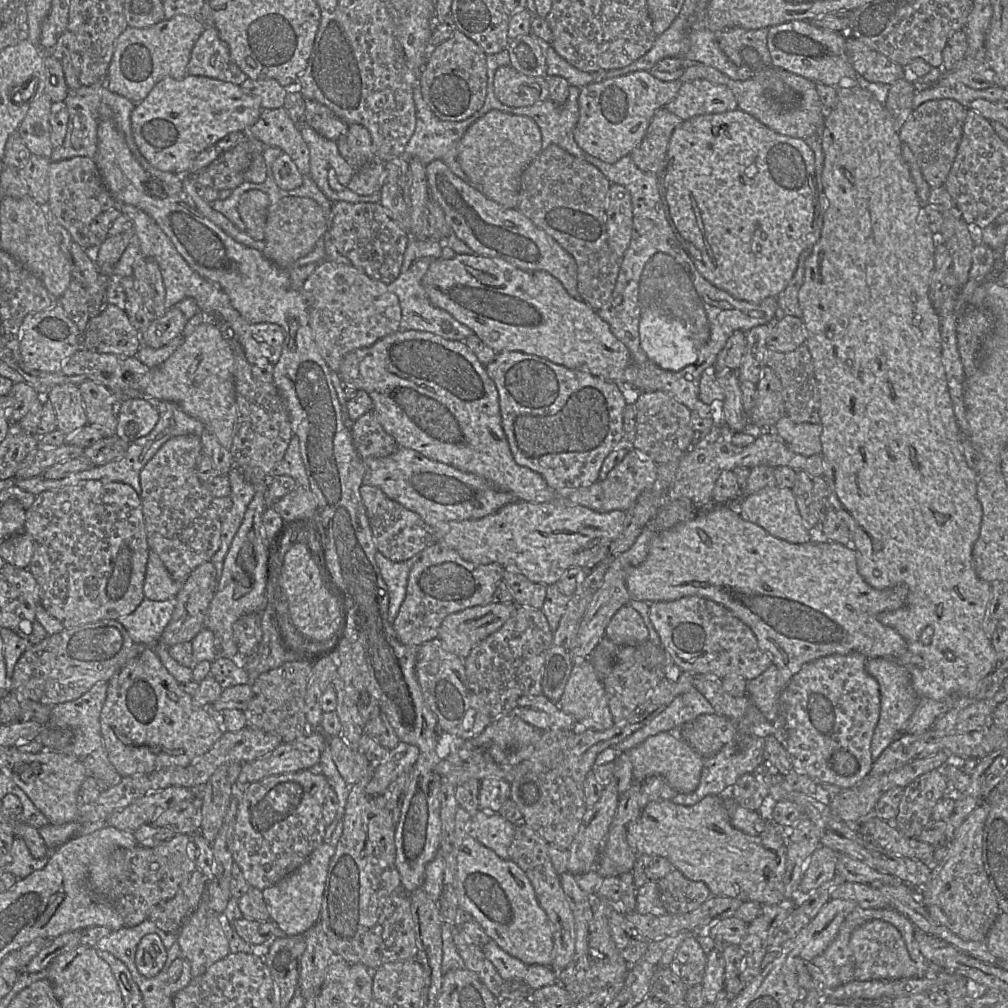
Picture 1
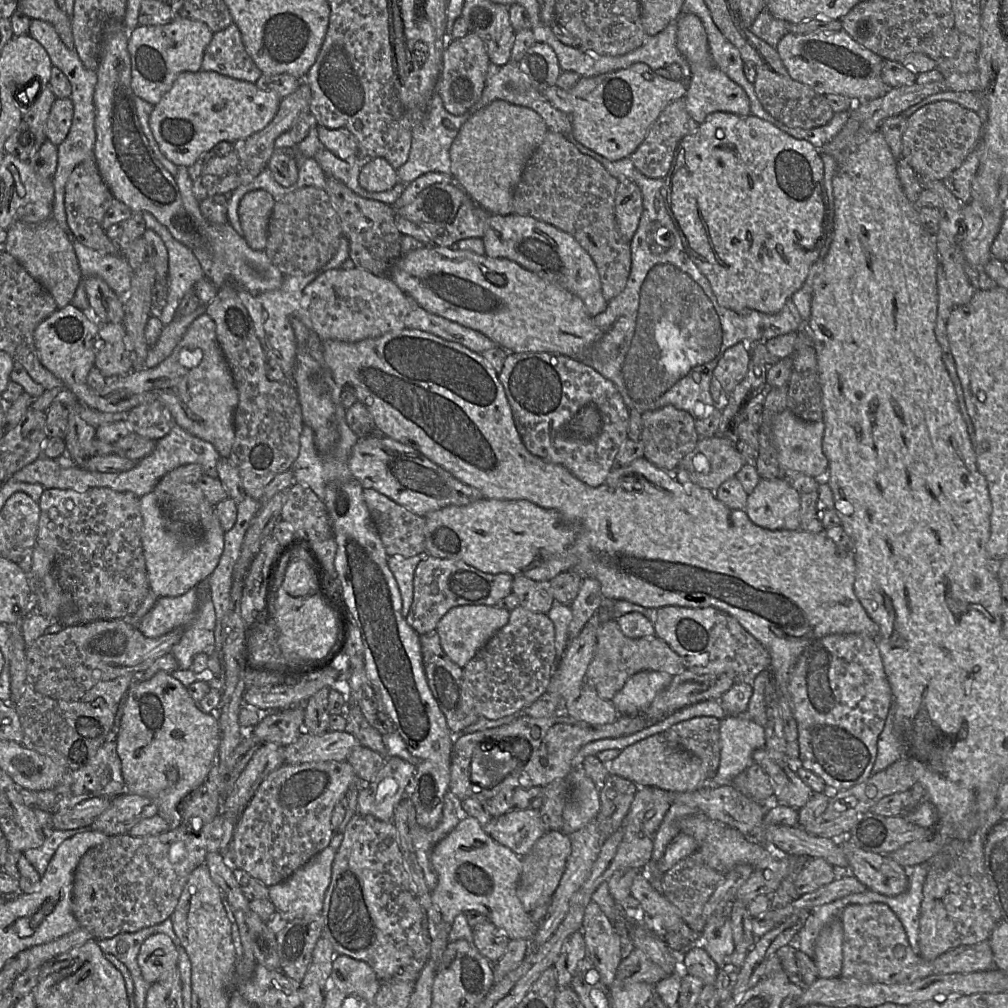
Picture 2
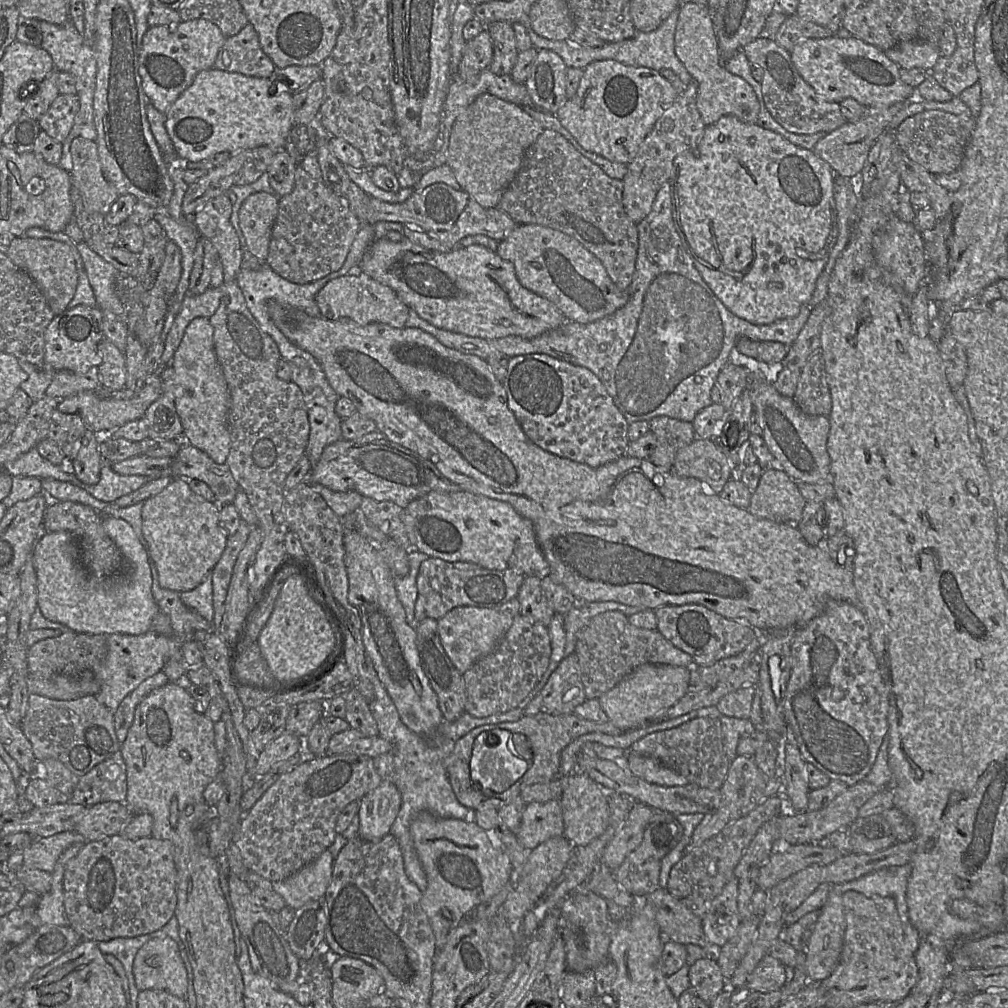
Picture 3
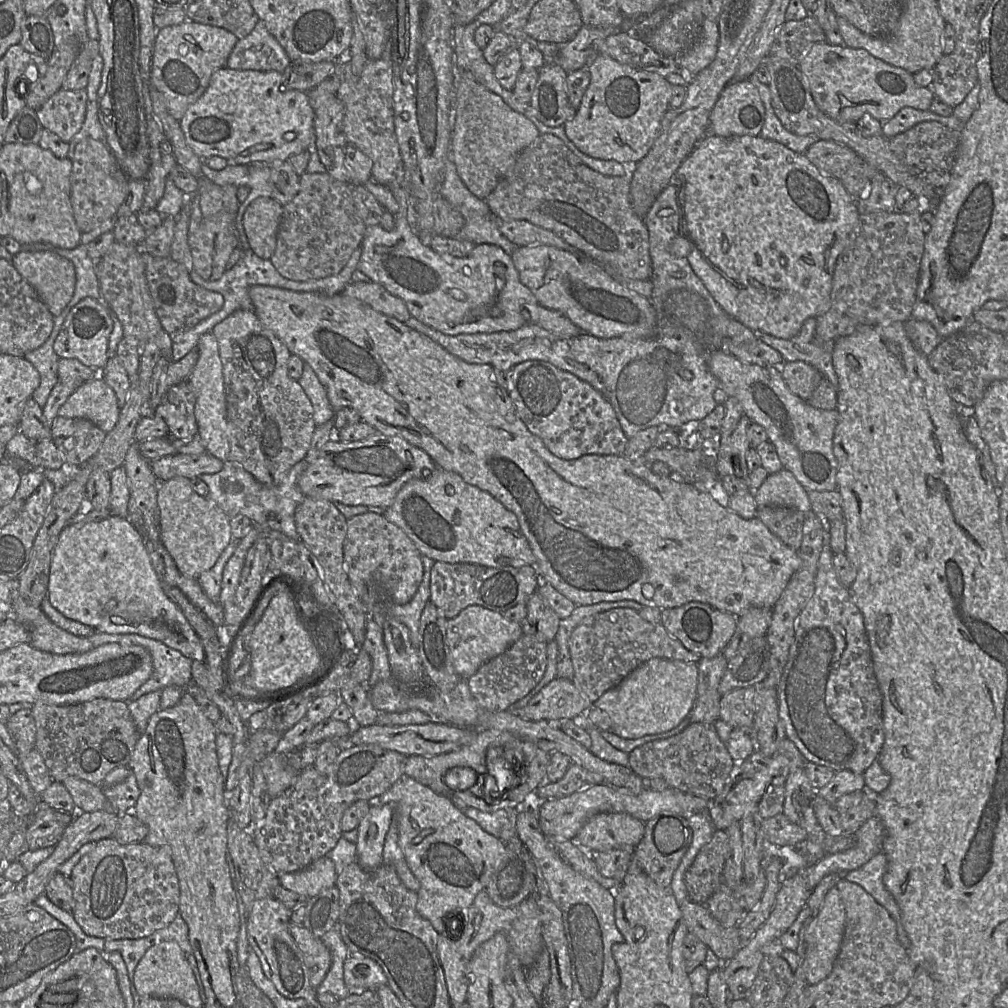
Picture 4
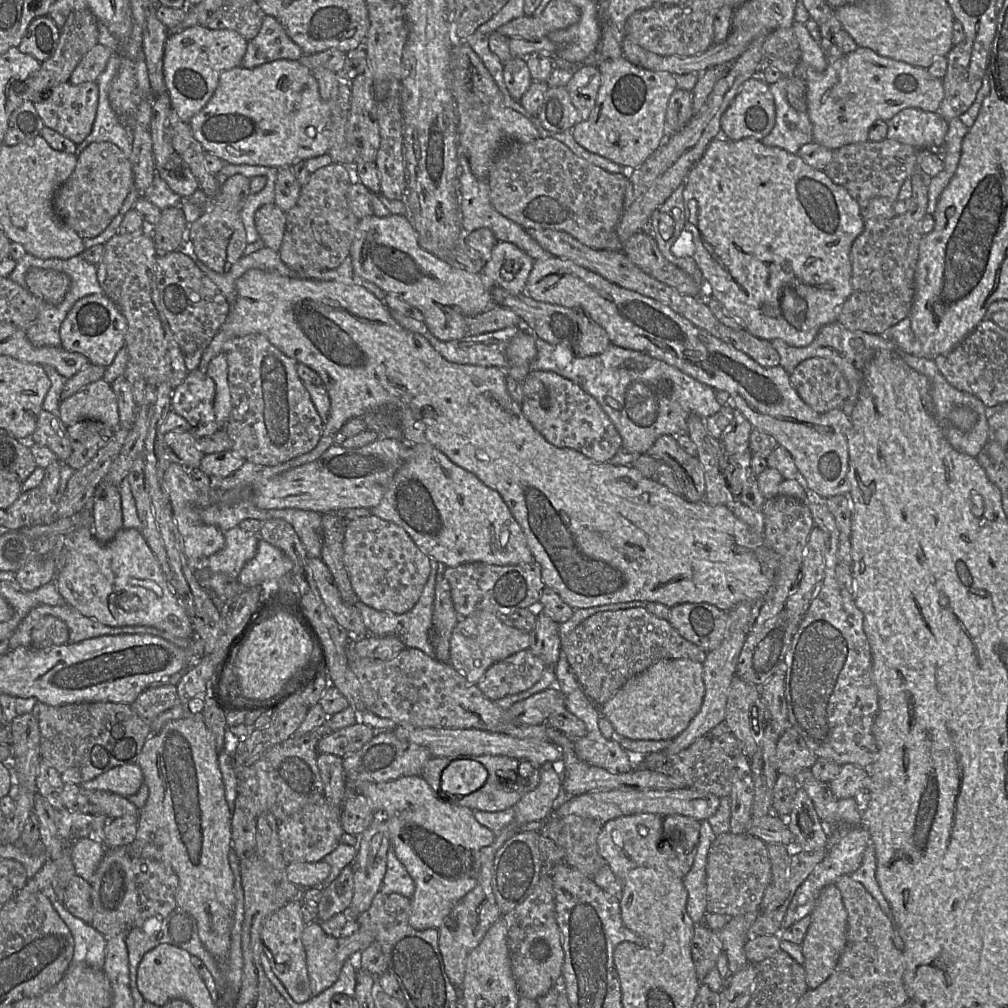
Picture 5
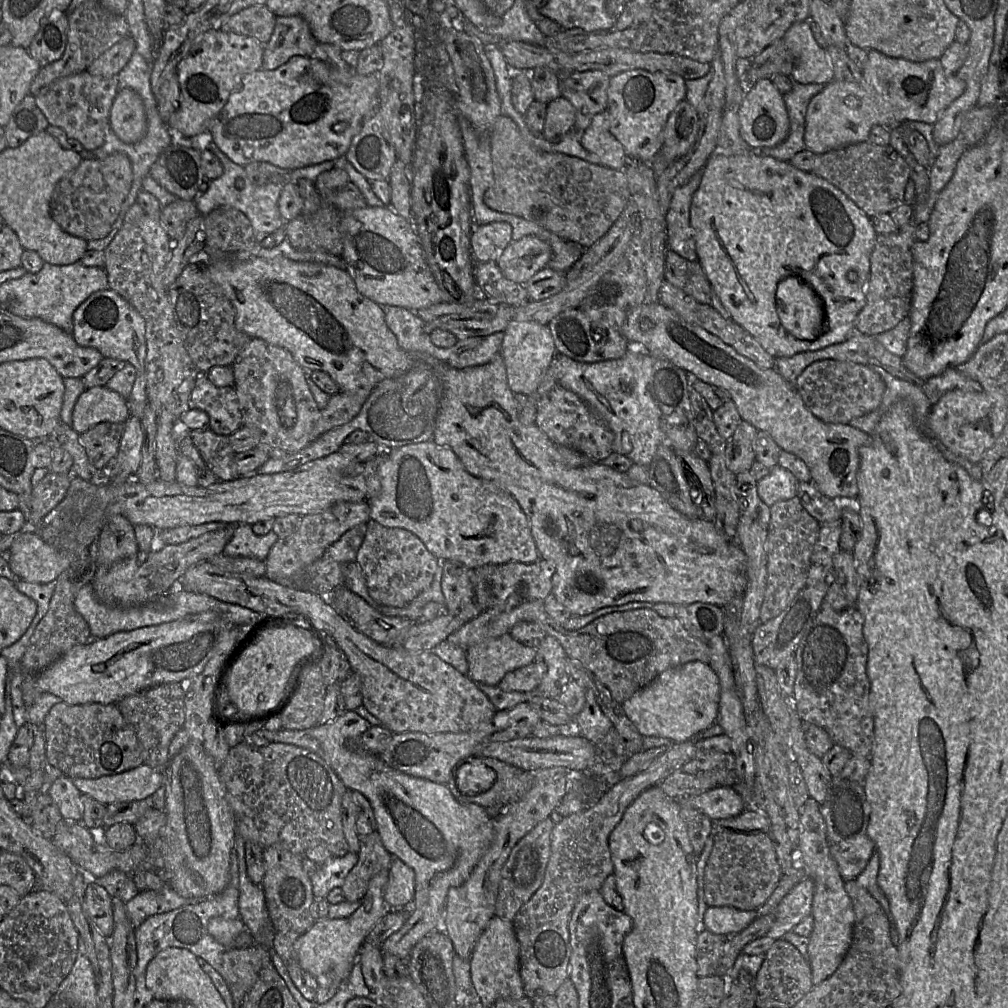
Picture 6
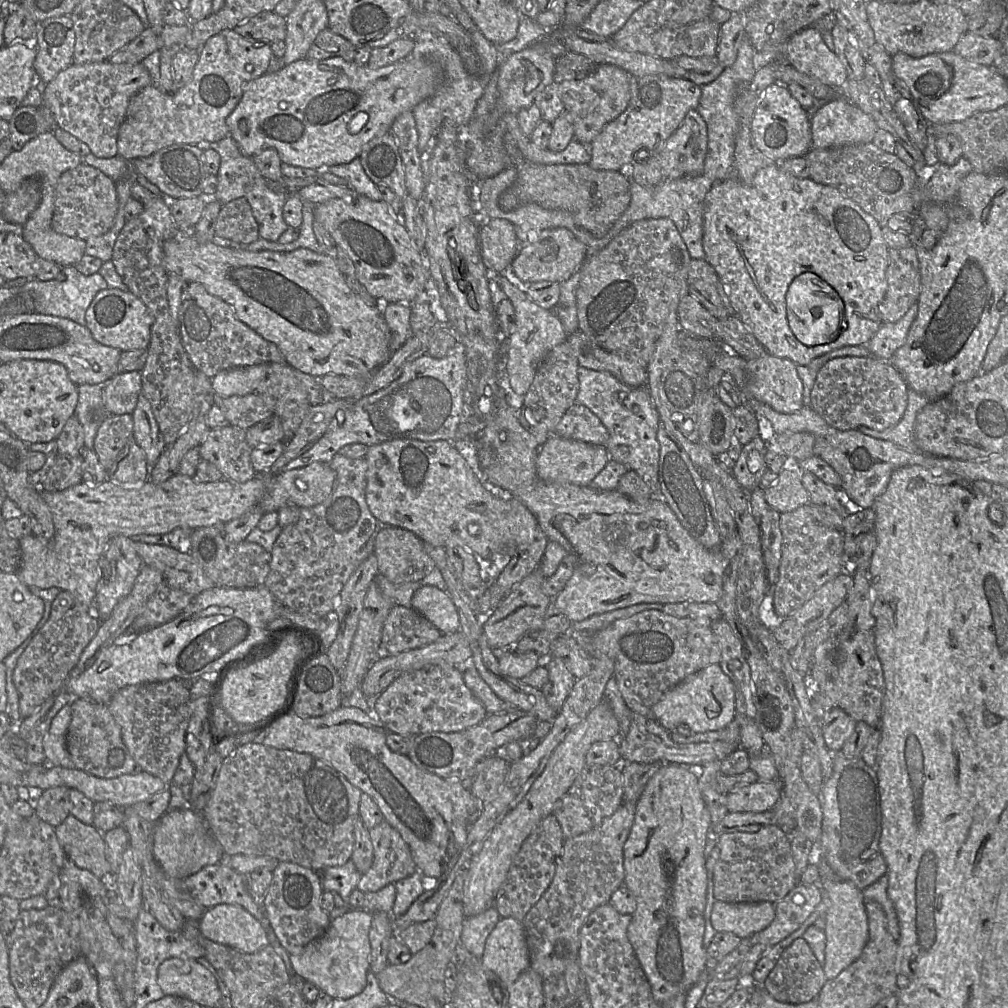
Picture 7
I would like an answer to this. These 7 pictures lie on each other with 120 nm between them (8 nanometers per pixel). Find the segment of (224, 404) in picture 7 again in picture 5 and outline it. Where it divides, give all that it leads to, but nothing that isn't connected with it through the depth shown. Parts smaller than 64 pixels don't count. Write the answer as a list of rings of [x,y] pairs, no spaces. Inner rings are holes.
[[[200,370],[191,371],[184,382],[172,391],[172,411],[182,416],[189,423],[189,432],[196,438],[209,437],[220,430],[214,412],[215,395],[214,381]]]

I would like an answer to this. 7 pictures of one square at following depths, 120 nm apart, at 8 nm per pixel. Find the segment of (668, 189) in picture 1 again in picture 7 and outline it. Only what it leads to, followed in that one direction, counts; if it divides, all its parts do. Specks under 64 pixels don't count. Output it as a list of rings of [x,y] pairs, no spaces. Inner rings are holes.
[[[780,163],[757,171],[753,181],[745,184],[736,176],[717,181],[706,194],[703,215],[703,247],[705,260],[716,271],[735,308],[735,314],[764,346],[768,353],[786,358],[797,365],[809,364],[813,359],[845,346],[867,344],[883,325],[879,305],[887,291],[886,270],[889,247],[882,232],[882,224],[866,213],[852,199],[833,186],[820,184],[811,178],[797,178],[781,168]]]

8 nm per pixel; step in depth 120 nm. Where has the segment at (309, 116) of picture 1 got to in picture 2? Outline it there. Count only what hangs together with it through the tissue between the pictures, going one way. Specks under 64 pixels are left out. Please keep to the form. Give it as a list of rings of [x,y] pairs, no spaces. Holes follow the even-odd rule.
[[[316,125],[319,140],[323,147],[338,158],[354,161],[359,158],[359,149],[355,136],[346,128],[329,129]]]

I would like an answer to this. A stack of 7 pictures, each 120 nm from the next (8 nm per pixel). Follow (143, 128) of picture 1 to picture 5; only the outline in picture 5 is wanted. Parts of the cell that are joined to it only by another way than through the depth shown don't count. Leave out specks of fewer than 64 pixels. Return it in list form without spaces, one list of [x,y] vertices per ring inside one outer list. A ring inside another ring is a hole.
[[[277,60],[251,69],[236,67],[222,72],[211,99],[189,124],[205,152],[232,164],[278,169],[327,154],[330,148],[329,130],[326,129],[328,119],[329,106],[320,97],[312,71],[298,60]]]

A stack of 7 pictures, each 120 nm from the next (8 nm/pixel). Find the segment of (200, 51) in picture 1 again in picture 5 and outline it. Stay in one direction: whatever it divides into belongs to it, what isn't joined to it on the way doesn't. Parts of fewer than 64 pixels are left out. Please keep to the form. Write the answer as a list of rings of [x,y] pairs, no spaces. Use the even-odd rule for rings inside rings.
[[[265,16],[257,36],[248,41],[240,67],[255,68],[277,60],[299,60],[301,48],[272,16]]]

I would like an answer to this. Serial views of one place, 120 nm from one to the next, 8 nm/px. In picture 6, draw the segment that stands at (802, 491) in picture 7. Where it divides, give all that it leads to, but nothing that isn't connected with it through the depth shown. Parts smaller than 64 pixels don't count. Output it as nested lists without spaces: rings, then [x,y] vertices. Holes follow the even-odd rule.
[[[776,466],[771,468],[768,475],[757,481],[757,492],[766,505],[772,506],[778,501],[796,497],[799,483],[789,470]]]

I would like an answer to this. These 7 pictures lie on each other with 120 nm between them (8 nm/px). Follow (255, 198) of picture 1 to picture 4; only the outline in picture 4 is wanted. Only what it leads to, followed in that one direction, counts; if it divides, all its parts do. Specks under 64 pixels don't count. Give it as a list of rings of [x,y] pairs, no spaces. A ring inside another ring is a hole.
[[[272,197],[256,198],[244,213],[243,225],[250,249],[262,259],[270,259],[275,252],[282,215],[283,206]]]

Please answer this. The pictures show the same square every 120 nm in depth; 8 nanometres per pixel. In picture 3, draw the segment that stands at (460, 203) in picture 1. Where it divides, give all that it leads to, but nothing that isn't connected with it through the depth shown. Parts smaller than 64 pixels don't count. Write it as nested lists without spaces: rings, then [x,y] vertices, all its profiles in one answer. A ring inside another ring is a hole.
[[[518,224],[501,241],[496,253],[514,264],[520,284],[548,299],[567,321],[591,323],[623,307],[628,291],[619,290],[602,263],[578,240],[550,227]]]

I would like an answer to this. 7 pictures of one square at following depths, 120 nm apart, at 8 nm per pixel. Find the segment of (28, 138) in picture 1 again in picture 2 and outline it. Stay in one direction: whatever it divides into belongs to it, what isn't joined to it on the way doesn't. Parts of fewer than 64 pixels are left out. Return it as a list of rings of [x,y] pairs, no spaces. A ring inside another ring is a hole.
[[[50,83],[46,88],[43,88],[31,104],[28,104],[30,100],[27,97],[27,93],[23,91],[20,92],[20,102],[25,102],[22,106],[23,120],[31,128],[33,134],[35,135],[37,144],[42,144],[47,139],[47,120],[56,99],[57,98],[51,89]]]

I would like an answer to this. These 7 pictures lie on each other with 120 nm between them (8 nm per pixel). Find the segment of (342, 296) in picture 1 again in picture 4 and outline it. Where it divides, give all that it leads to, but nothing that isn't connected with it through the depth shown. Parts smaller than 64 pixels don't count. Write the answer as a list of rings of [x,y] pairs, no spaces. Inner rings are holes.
[[[350,282],[342,294],[356,298],[375,311],[406,322],[411,314],[403,300],[389,293],[381,284],[375,282]]]

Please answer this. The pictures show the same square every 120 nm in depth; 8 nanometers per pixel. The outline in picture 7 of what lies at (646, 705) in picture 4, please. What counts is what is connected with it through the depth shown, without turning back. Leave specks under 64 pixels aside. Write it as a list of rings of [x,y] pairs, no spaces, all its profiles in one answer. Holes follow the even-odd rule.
[[[719,664],[688,675],[652,707],[652,718],[668,731],[681,724],[693,732],[720,730],[733,721],[735,715],[735,685]]]

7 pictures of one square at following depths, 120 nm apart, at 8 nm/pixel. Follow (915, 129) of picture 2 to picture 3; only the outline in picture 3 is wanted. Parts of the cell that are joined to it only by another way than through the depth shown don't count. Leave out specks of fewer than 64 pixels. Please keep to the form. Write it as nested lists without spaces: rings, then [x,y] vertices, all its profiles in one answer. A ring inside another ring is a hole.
[[[931,109],[905,119],[896,129],[896,140],[898,147],[910,160],[931,174],[949,174],[960,168],[974,127],[975,118],[972,116],[961,117]]]

